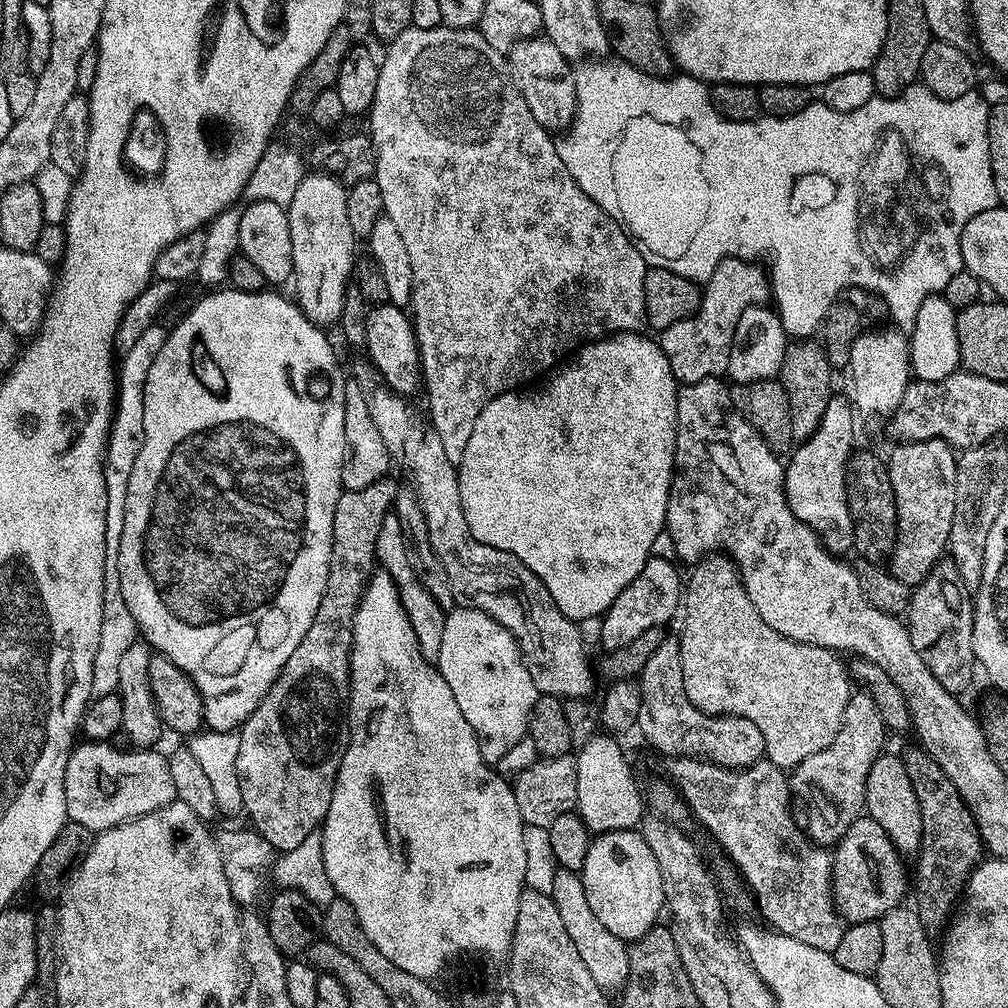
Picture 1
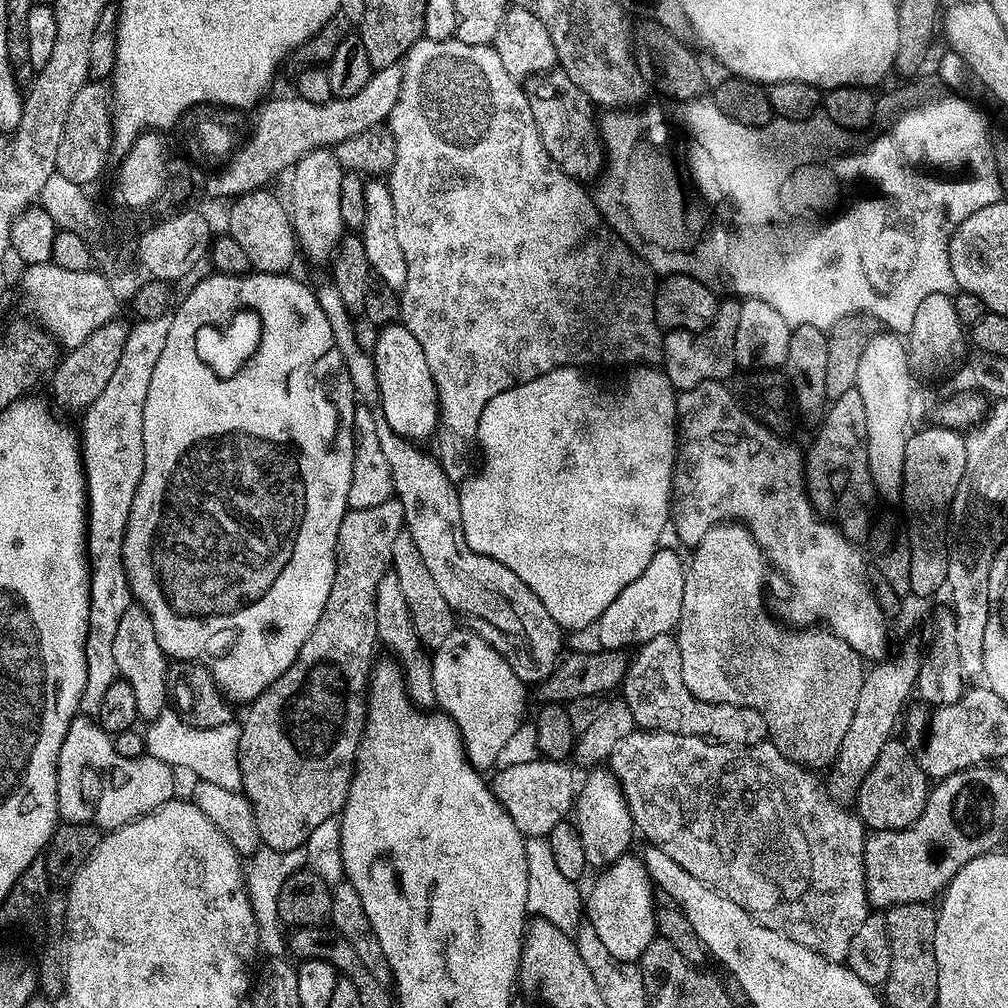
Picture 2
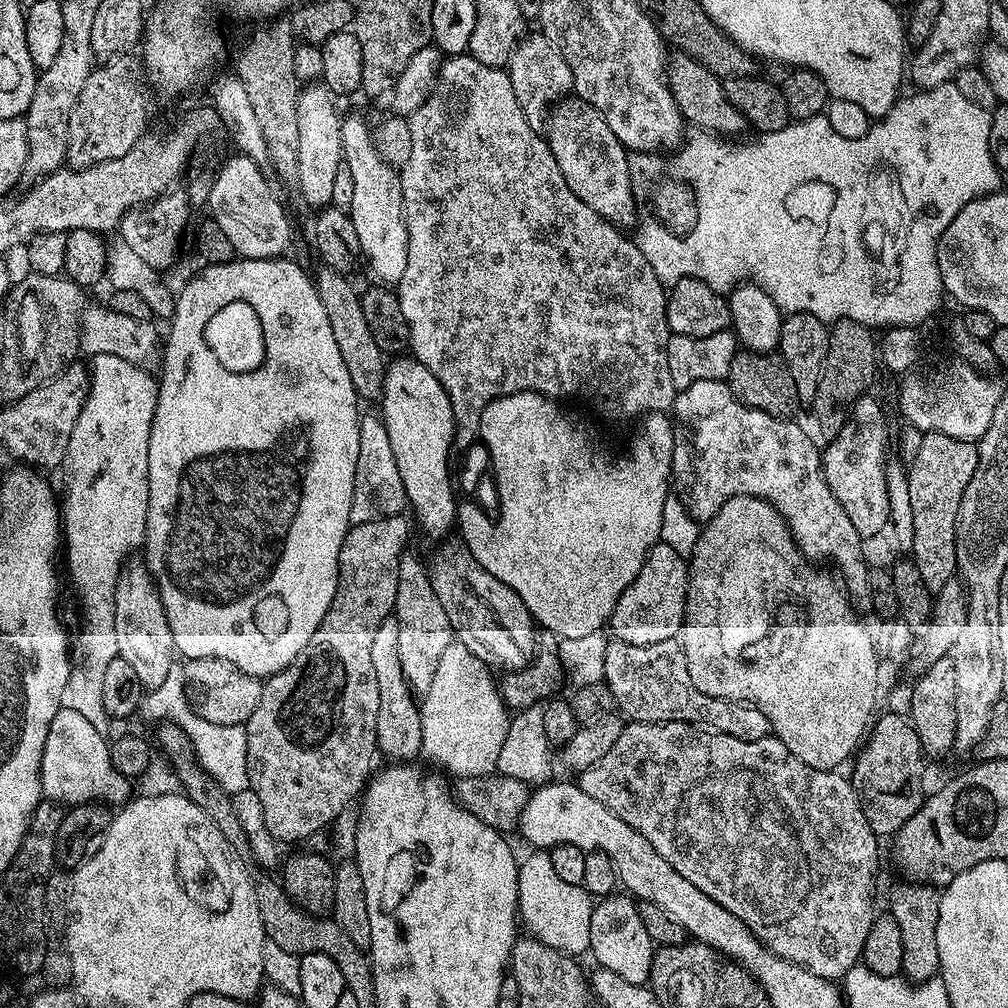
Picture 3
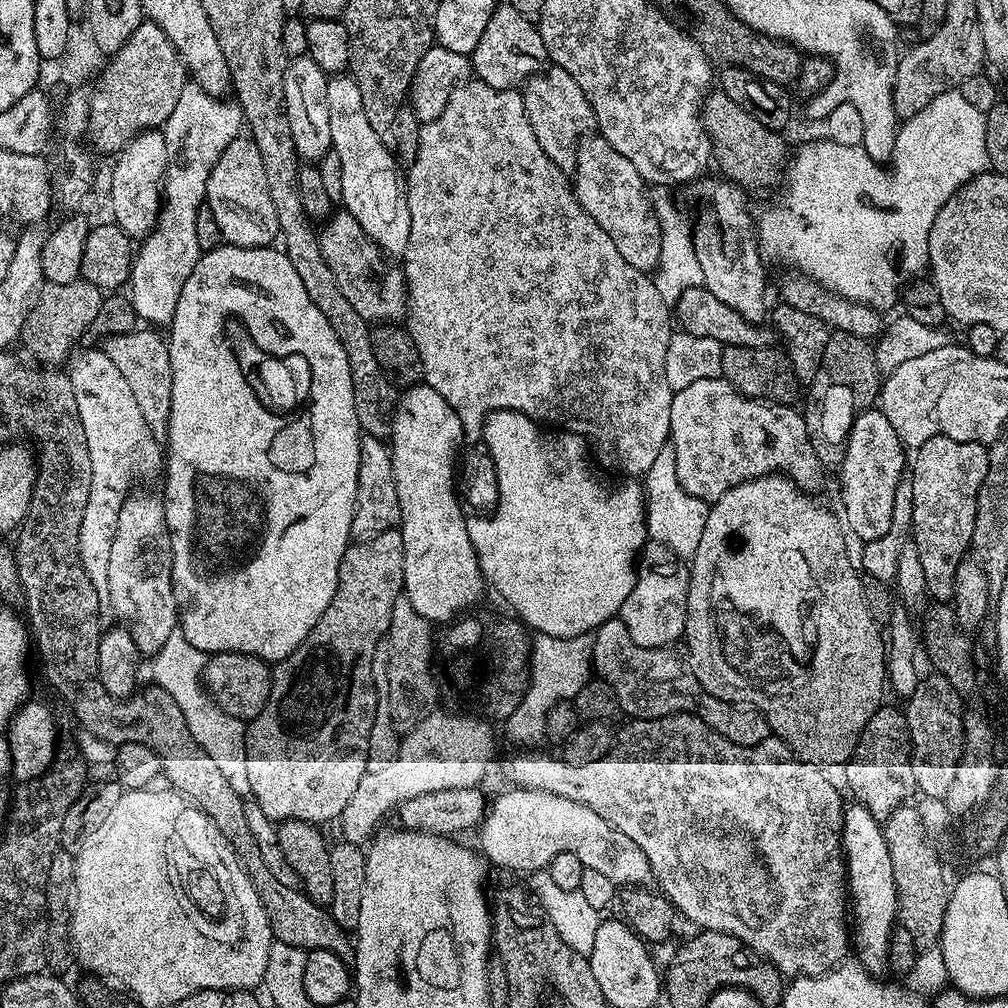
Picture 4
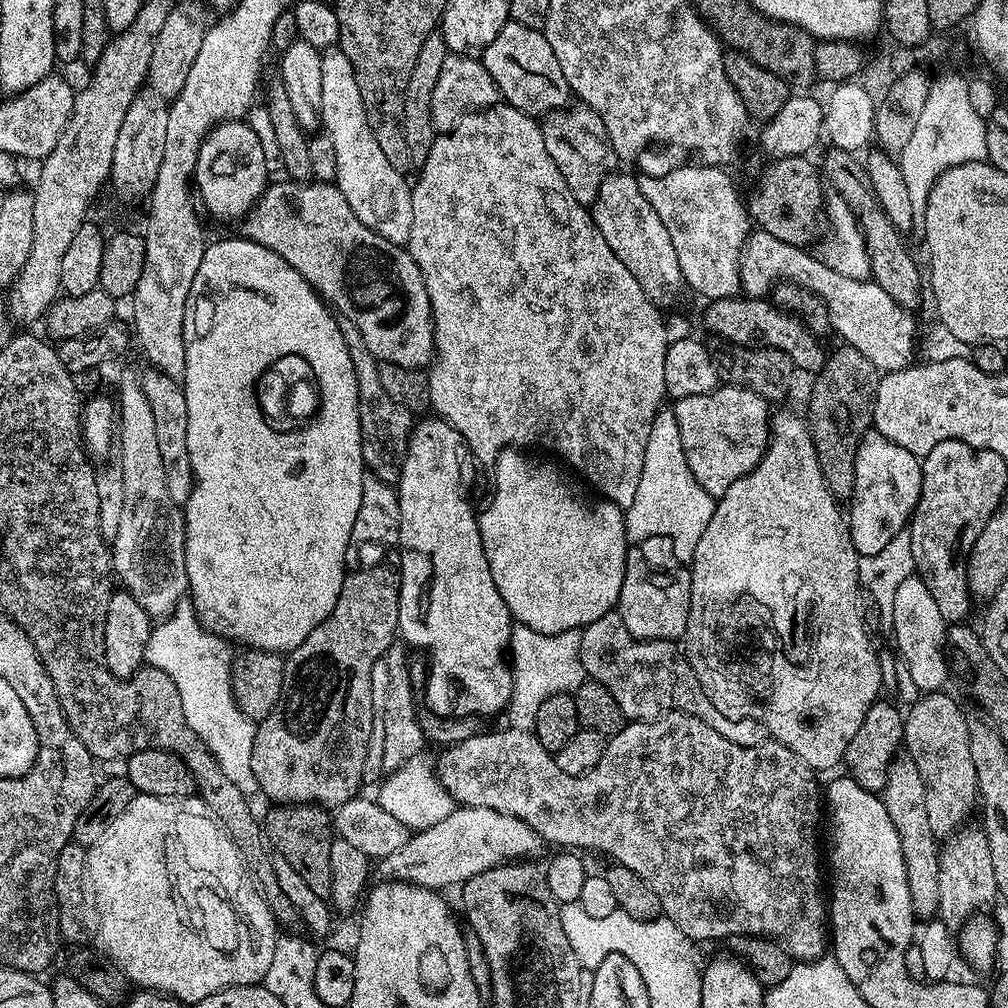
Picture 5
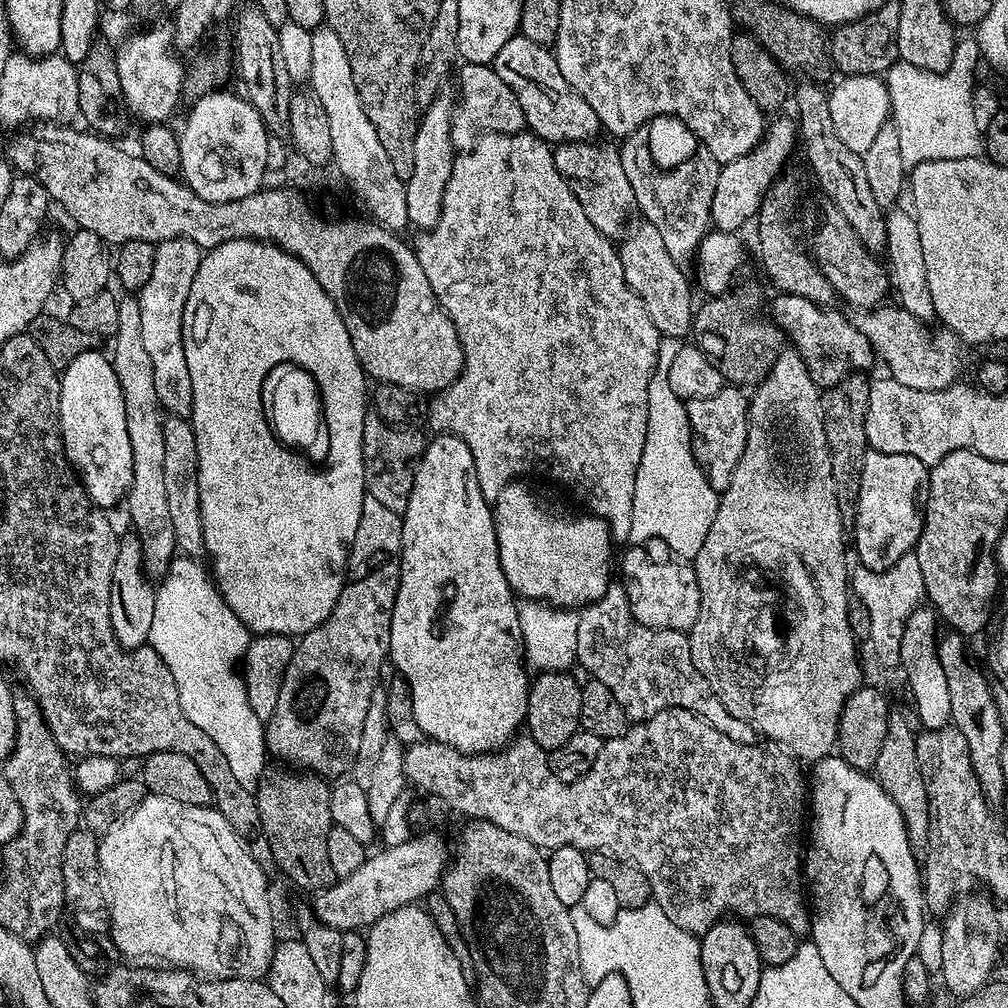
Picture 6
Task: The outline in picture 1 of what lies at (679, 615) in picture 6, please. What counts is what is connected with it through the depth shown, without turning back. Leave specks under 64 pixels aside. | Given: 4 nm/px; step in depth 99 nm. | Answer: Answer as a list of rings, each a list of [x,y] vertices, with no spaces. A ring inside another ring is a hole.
[[[653,554],[642,566],[638,578],[614,598],[614,602],[604,613],[602,622],[602,638],[599,647],[605,653],[618,650],[619,647],[626,646],[626,642],[634,642],[638,634],[643,634],[651,628],[659,628],[667,625],[667,620],[672,615],[677,615],[678,609],[682,604],[682,572],[675,568],[664,556]]]

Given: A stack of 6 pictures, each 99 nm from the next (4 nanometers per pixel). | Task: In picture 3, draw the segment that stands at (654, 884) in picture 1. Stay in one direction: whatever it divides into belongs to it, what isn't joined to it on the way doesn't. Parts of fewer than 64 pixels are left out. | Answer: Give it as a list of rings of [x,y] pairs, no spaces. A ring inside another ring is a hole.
[[[613,894],[601,899],[590,914],[590,956],[599,967],[610,970],[631,984],[649,983],[652,974],[654,945],[642,918],[637,901],[628,894]],[[620,895],[620,896],[619,896]]]

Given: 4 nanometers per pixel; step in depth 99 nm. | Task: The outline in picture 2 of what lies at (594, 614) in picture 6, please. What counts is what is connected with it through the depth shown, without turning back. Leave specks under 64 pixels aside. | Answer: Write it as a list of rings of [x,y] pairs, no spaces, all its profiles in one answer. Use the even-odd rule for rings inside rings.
[[[675,635],[650,638],[650,642],[639,645],[635,652],[636,657],[635,654],[631,657],[622,685],[622,698],[626,706],[630,706],[630,714],[634,714],[637,729],[706,736],[737,746],[763,744],[768,740],[768,727],[758,710],[702,702],[686,690],[686,681],[682,679],[682,654]]]

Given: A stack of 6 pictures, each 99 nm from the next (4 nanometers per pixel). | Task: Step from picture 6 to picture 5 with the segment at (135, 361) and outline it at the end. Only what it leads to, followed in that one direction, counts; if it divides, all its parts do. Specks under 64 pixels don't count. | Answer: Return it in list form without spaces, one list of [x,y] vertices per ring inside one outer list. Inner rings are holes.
[[[124,376],[120,380],[120,400],[118,399],[118,452],[120,448],[120,460],[118,467],[122,470],[122,518],[118,521],[118,534],[111,537],[110,551],[112,553],[112,571],[115,579],[122,583],[123,591],[130,593],[146,610],[146,614],[153,618],[170,616],[172,611],[185,599],[188,591],[188,579],[186,578],[186,554],[184,553],[184,514],[176,503],[170,498],[166,490],[166,474],[162,474],[162,457],[158,450],[158,438],[156,436],[154,413],[150,410],[150,402],[146,399],[146,392],[142,390],[140,380],[137,377]]]

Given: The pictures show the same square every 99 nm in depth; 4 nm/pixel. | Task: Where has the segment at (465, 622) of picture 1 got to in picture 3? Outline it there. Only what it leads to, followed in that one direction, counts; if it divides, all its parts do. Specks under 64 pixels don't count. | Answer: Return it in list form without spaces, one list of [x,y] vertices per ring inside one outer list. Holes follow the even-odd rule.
[[[454,642],[446,646],[434,682],[430,682],[430,690],[419,701],[423,759],[453,772],[456,778],[495,773],[502,742],[506,742],[510,709],[487,667],[466,645]]]

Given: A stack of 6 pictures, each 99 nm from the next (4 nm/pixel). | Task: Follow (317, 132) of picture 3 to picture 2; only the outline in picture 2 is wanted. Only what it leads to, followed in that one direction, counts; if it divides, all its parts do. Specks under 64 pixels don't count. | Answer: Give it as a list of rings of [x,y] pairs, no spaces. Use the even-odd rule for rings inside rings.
[[[319,148],[306,154],[291,169],[292,204],[290,200],[290,223],[296,231],[296,241],[301,253],[312,260],[327,261],[331,257],[346,229],[342,222],[340,183],[345,171],[336,161],[335,151]]]

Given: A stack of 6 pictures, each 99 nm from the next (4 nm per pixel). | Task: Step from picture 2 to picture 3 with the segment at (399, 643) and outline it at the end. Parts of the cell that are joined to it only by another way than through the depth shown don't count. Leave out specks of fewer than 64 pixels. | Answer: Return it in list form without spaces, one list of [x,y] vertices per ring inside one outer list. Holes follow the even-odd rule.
[[[389,618],[382,622],[382,626],[378,626],[378,630],[374,634],[374,642],[370,649],[370,658],[374,661],[374,674],[378,678],[378,690],[380,691],[380,701],[378,702],[378,726],[376,727],[376,747],[381,757],[385,756],[388,762],[412,762],[421,755],[420,746],[422,744],[422,722],[420,721],[420,705],[417,697],[414,695],[414,689],[408,685],[406,674],[402,674],[402,662],[398,662],[398,622],[394,618]]]

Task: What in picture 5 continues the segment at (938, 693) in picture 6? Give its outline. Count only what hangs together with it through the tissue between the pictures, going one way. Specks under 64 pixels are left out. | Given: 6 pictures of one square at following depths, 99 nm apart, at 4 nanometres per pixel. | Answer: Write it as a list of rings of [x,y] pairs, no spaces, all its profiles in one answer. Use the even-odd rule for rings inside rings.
[[[913,574],[902,582],[890,609],[892,632],[896,635],[896,648],[904,659],[904,668],[917,688],[917,693],[939,692],[950,680],[950,669],[946,659],[946,621],[938,610],[938,602],[926,590],[926,582]]]

